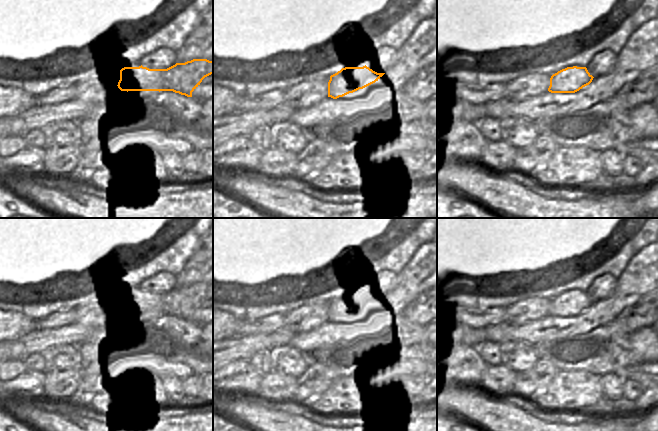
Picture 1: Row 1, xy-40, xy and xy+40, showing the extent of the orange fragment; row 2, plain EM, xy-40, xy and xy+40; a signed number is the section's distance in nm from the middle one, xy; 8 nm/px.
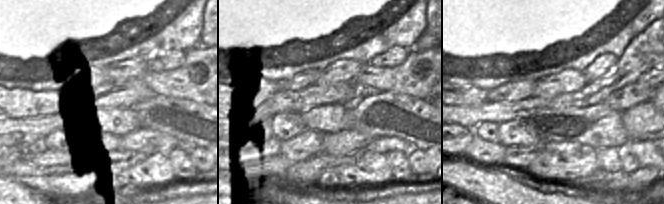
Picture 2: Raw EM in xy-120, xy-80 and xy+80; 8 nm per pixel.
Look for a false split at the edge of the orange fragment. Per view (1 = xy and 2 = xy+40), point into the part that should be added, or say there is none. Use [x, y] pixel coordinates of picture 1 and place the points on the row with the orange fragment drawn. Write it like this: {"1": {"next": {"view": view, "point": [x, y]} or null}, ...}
{"1": {"next": null}, "2": {"next": null}}

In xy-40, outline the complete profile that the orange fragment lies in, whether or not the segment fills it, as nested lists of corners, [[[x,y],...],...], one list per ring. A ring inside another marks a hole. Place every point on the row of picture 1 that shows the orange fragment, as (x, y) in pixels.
[[[193,59],[176,63],[167,69],[124,67],[120,70],[118,88],[121,91],[173,91],[187,97],[202,80],[213,74],[213,61]]]

